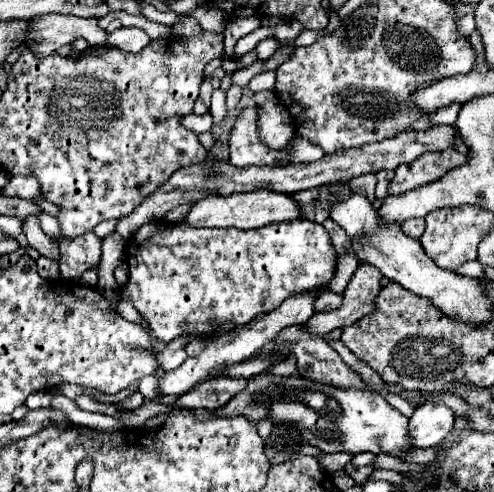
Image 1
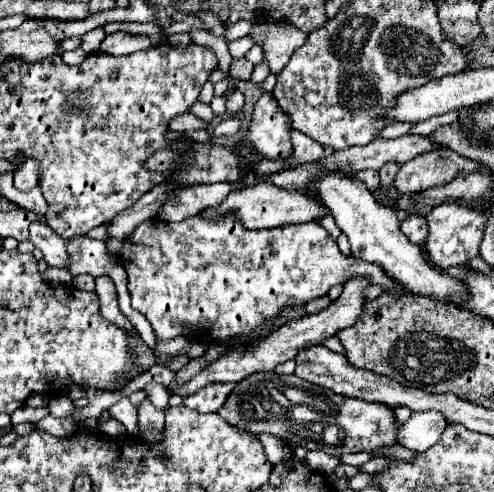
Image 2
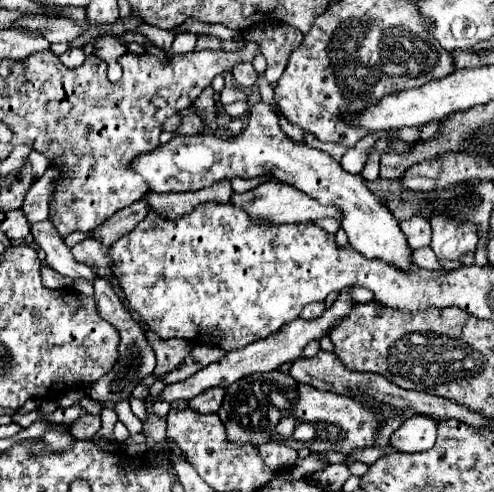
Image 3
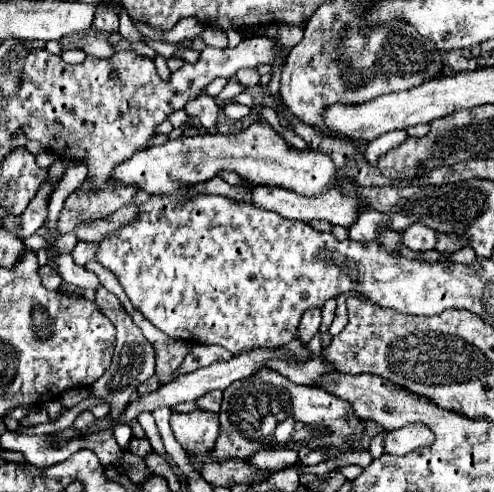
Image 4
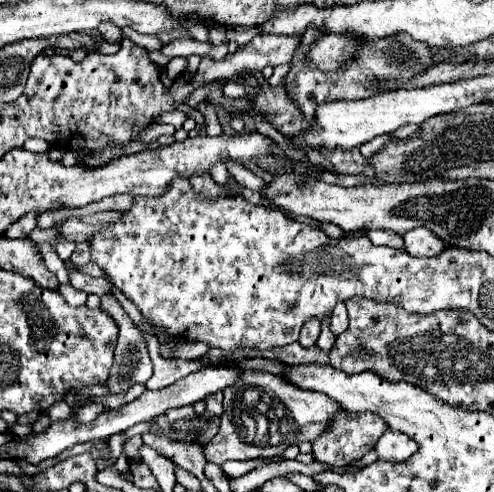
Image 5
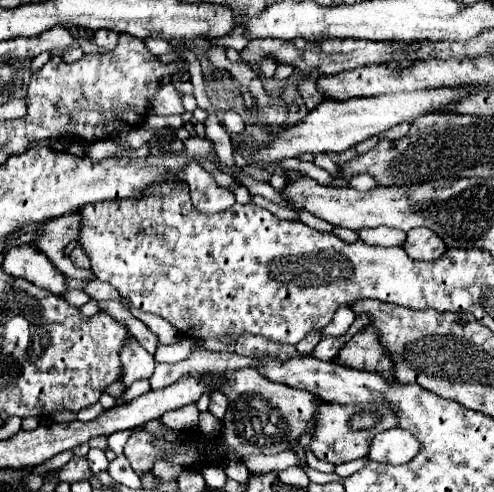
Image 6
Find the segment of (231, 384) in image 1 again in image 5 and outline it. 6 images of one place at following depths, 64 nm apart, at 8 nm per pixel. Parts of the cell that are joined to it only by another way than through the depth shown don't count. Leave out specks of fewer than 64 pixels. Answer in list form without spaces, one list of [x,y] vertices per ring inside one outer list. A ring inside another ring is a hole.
[[[214,392],[206,398],[206,410],[214,416],[222,416],[222,392]]]

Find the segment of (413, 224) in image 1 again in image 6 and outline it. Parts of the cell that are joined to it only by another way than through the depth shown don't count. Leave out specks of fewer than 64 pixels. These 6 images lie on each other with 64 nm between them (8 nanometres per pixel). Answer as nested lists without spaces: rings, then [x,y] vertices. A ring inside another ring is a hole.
[[[414,228],[406,236],[404,250],[414,260],[436,260],[436,258],[444,256],[446,244],[432,230],[428,230],[428,228]]]

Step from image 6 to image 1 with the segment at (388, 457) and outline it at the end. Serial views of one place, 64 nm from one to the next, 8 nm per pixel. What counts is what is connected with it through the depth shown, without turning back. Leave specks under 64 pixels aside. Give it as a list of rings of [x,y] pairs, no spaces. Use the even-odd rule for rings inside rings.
[[[424,404],[414,410],[408,422],[408,440],[414,448],[432,448],[452,430],[454,414],[446,406]]]

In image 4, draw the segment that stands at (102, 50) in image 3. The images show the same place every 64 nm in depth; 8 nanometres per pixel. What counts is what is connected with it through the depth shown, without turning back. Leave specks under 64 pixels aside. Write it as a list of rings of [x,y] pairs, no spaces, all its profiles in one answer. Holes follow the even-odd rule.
[[[86,34],[86,36],[82,36],[82,38],[78,38],[74,42],[74,46],[84,50],[90,56],[96,56],[96,58],[114,56],[114,50],[112,50],[110,42],[104,36],[98,36],[98,34]]]

